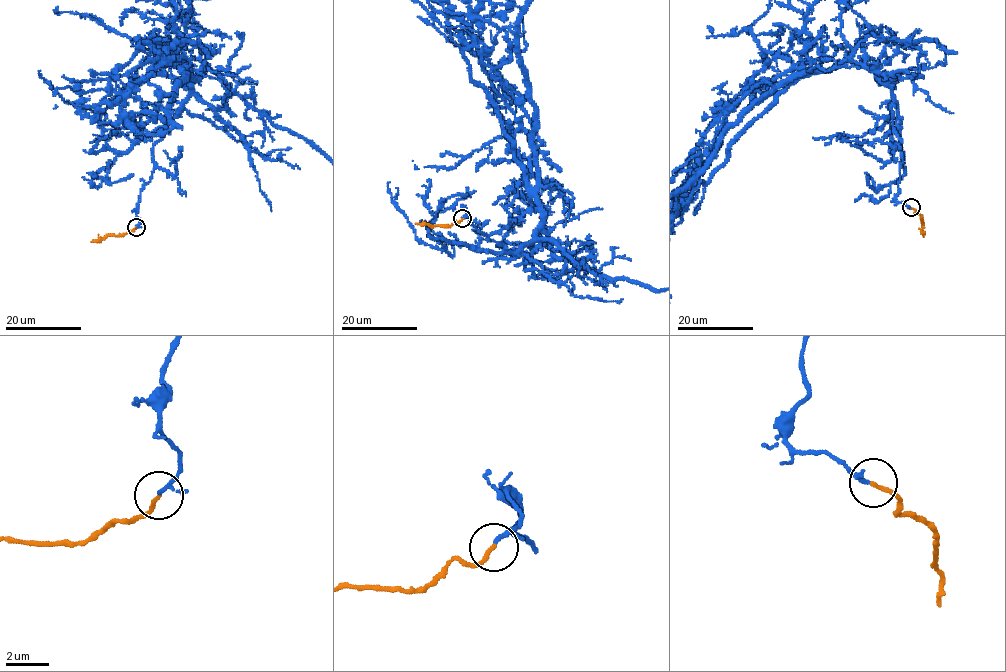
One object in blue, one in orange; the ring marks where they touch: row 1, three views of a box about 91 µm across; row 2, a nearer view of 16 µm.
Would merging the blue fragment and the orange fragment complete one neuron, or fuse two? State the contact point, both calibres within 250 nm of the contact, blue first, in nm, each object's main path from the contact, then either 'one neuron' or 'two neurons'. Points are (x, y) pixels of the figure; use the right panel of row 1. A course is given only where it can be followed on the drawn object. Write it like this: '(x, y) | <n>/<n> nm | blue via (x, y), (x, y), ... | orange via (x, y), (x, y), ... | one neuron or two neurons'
(911, 207) | 140/170 nm | orange via (911, 208), (922, 217), (923, 237) | one neuron

